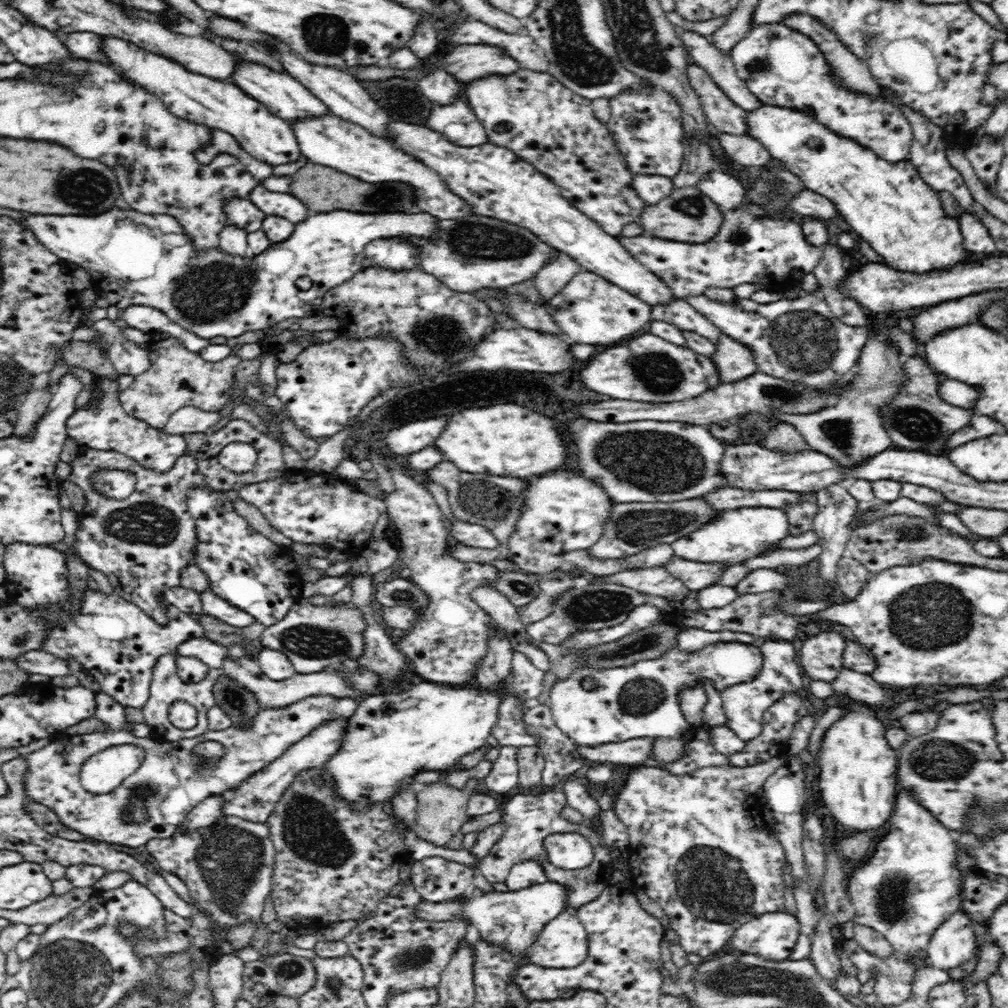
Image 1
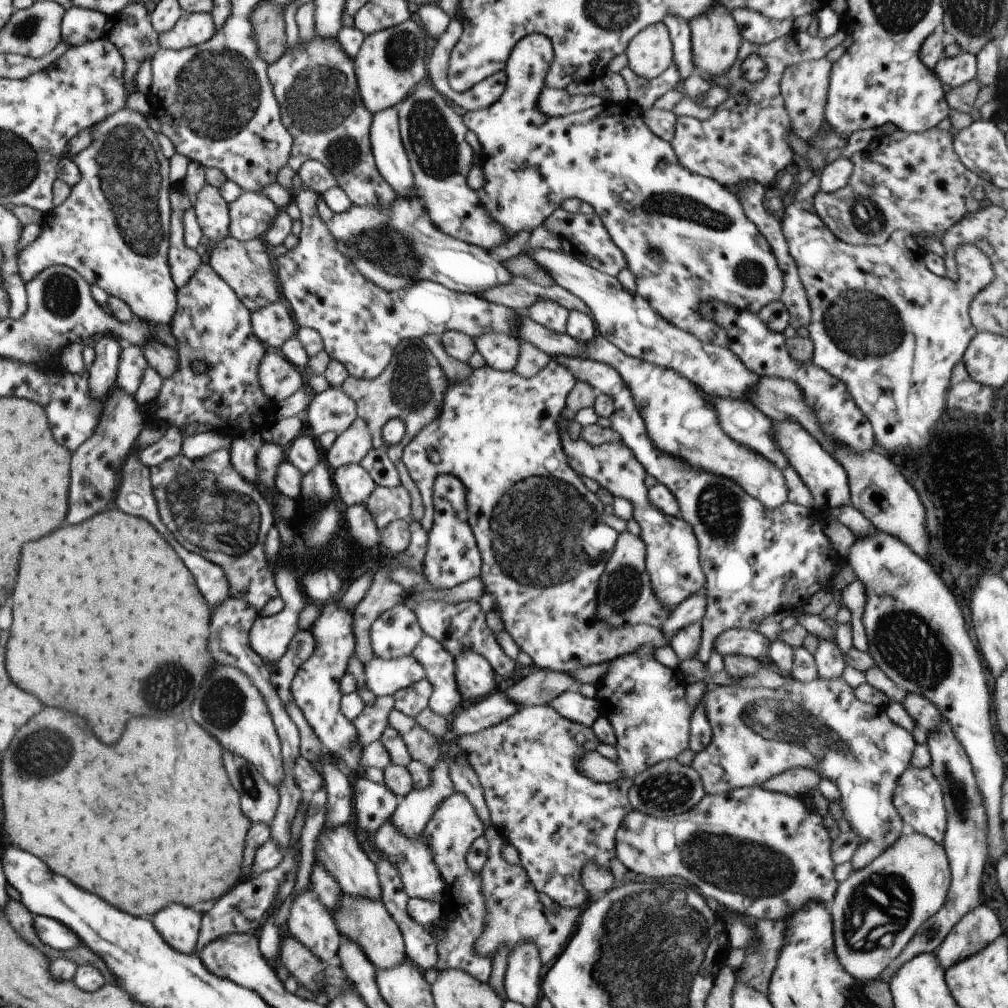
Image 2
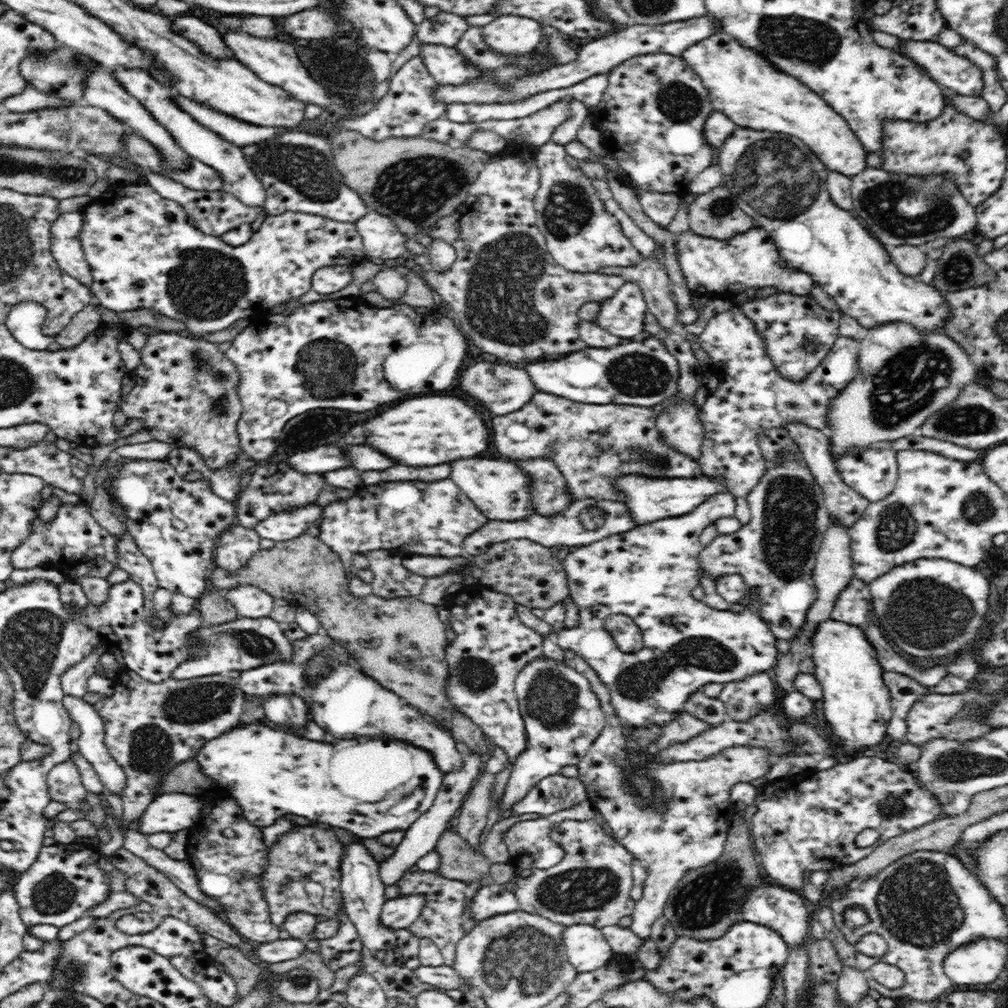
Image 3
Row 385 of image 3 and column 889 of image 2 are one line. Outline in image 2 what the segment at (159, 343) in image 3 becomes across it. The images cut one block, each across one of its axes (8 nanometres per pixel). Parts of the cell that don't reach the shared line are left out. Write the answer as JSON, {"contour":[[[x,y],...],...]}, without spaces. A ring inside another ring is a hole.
{"contour":[[[934,127],[924,132],[905,133],[895,129],[889,136],[872,139],[866,148],[855,152],[849,160],[852,172],[845,186],[833,193],[823,193],[819,189],[812,199],[816,216],[828,232],[843,243],[883,245],[897,230],[940,237],[966,215],[981,210],[979,202],[971,195],[971,190],[981,180],[965,168],[955,155],[950,131],[940,131]]]}

